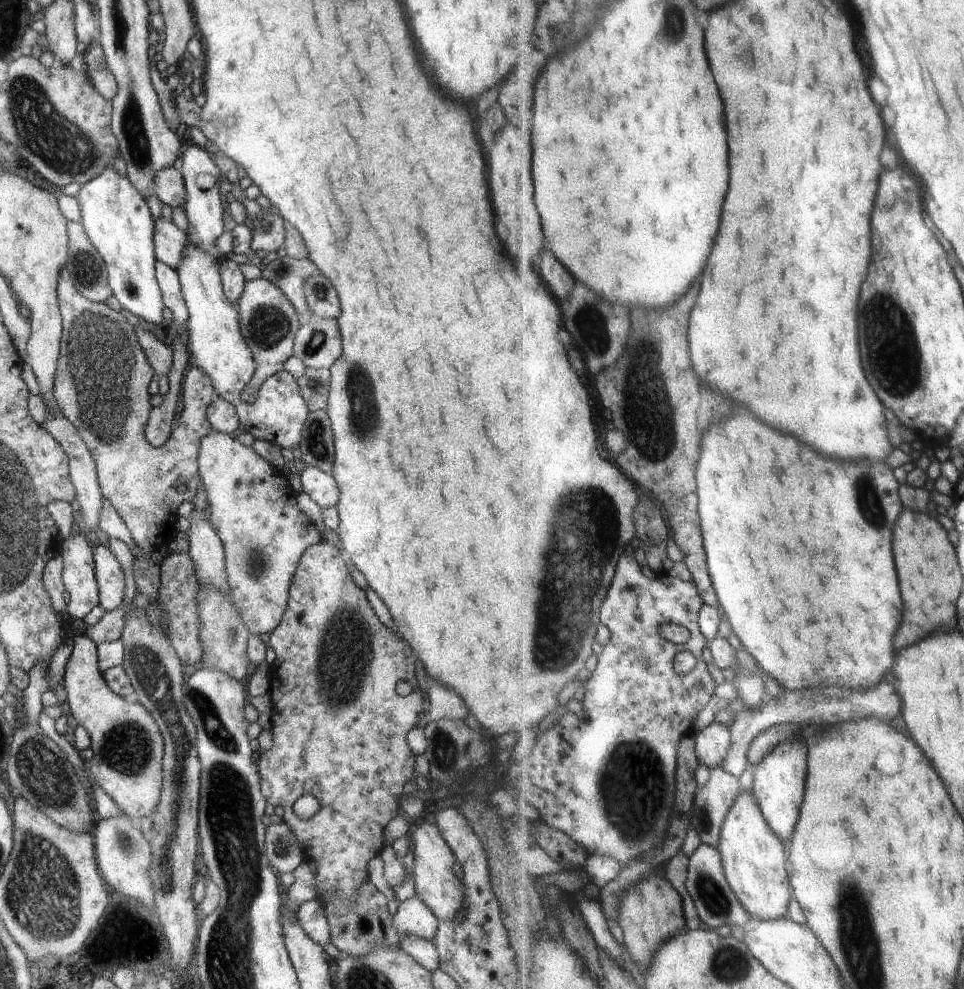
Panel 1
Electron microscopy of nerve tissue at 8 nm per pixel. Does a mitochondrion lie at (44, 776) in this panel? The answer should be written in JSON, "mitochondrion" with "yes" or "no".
{"mitochondrion":"yes"}

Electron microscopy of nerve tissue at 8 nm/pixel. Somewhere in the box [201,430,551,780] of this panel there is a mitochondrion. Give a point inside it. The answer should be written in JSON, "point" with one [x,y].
{"point":[345,644]}

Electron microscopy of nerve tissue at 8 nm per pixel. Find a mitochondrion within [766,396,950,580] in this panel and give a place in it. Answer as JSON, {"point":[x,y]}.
{"point":[865,488]}

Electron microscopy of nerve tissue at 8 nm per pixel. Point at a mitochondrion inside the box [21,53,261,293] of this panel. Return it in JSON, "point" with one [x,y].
{"point":[133,130]}

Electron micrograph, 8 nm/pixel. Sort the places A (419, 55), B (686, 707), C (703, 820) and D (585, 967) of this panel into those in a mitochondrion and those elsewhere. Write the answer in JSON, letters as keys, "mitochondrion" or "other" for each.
{"A":"other","B":"other","C":"mitochondrion","D":"other"}

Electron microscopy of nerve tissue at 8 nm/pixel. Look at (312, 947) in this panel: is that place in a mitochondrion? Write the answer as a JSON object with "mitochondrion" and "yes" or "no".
{"mitochondrion":"no"}

